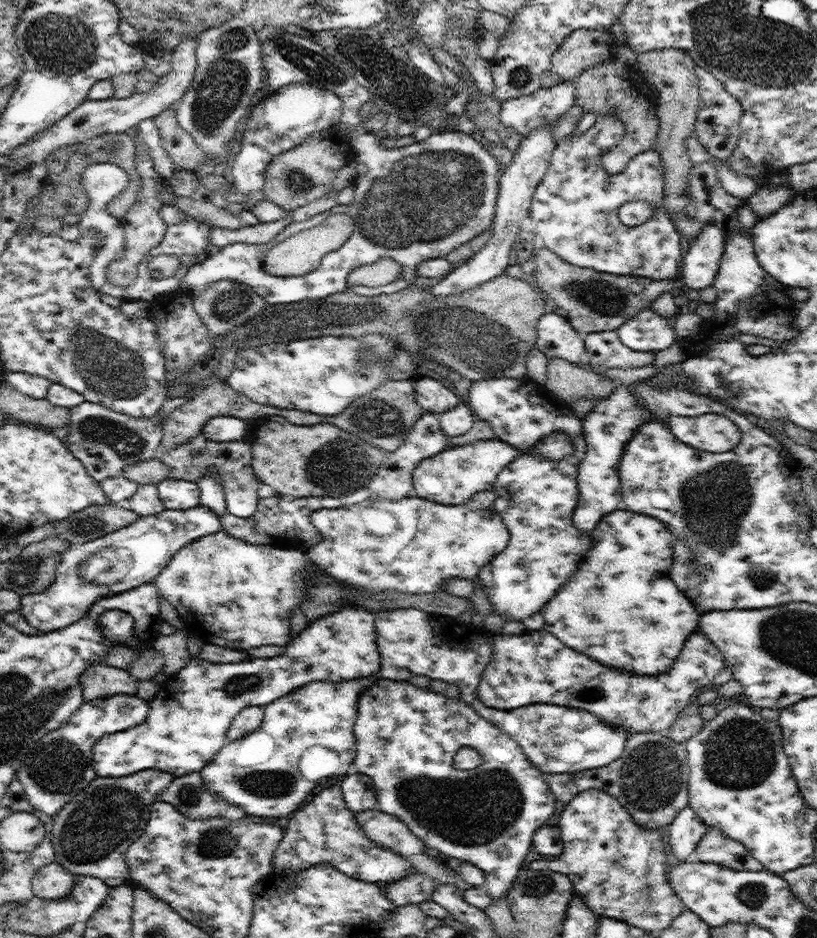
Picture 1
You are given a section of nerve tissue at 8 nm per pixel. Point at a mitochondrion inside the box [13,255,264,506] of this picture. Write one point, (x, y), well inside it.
(114, 368)

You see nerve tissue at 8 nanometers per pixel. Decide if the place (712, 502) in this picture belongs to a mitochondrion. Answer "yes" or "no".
yes

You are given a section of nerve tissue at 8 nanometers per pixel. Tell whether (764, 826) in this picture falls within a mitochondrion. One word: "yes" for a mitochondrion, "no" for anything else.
no

